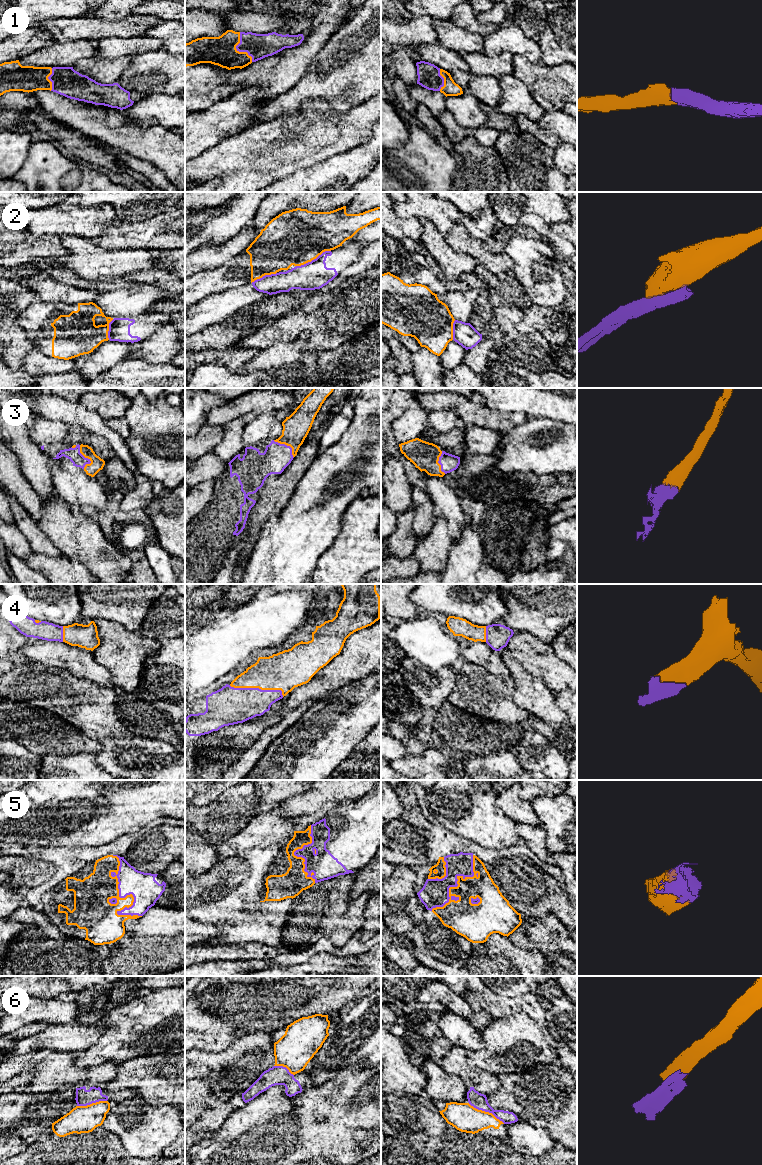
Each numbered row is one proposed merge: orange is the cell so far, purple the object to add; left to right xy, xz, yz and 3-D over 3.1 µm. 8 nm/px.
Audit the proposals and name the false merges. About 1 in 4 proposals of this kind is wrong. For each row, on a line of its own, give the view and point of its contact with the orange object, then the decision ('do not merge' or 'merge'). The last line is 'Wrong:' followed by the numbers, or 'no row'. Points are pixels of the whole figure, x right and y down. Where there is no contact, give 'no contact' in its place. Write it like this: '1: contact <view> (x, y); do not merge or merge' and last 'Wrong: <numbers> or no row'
1: contact xz (238, 51); merge
2: contact xz (313, 259); do not merge
3: contact xy (86, 457); merge
4: contact xz (258, 687); merge
5: contact xy (128, 895); merge
6: contact yz (486, 1112); do not merge
Wrong: 2, 6

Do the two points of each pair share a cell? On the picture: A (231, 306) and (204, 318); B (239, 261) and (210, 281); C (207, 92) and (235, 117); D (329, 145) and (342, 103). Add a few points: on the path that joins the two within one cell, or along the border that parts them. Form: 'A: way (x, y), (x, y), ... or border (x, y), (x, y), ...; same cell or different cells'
A: way (224, 306), (211, 311); same cell
B: way (233, 269), (218, 280); same cell
C: border (238, 90), (217, 100), (205, 109), (196, 111); different cells
D: border (318, 101), (336, 112), (360, 102); different cells

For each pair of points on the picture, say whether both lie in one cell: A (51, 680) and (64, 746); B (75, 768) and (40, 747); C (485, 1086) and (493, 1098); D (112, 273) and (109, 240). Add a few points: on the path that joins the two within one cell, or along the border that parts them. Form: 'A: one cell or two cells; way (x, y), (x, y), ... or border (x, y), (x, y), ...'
A: two cells; border (36, 707), (55, 712), (78, 728)
B: two cells; border (76, 754), (43, 754), (41, 756)
C: two cells; border (497, 1076), (499, 1087), (486, 1095)
D: two cells; border (93, 238), (99, 246), (107, 249), (133, 249)

